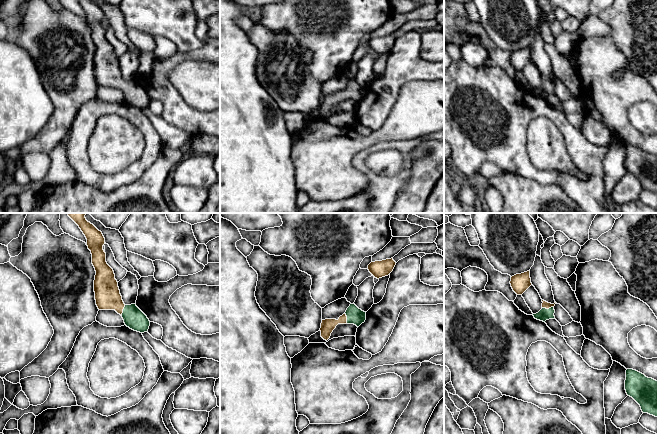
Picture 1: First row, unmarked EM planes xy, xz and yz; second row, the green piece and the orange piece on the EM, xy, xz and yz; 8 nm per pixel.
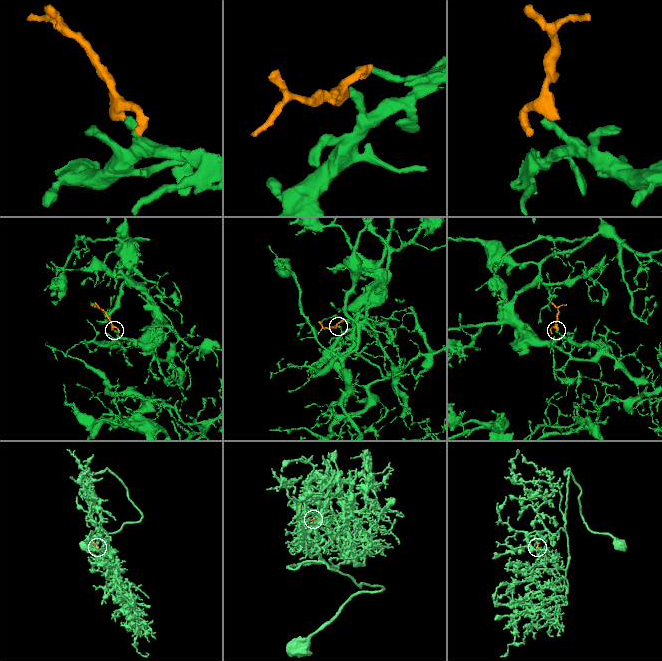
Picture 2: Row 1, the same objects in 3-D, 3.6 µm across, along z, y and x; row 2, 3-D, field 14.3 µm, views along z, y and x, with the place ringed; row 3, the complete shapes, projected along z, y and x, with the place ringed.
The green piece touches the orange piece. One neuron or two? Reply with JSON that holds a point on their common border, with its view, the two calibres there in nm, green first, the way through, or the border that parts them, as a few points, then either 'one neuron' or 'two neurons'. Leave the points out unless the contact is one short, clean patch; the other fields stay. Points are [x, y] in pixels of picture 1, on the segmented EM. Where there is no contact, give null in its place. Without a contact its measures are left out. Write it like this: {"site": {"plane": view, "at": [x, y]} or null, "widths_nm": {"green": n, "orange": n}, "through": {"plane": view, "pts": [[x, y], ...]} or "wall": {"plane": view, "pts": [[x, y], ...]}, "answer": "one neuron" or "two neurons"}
{"site": {"plane": "yz", "at": [547, 309]}, "widths_nm": {"green": 100, "orange": 50}, "through": {"plane": "yz", "pts": [[544, 314], [547, 309], [545, 304]]}, "answer": "one neuron"}

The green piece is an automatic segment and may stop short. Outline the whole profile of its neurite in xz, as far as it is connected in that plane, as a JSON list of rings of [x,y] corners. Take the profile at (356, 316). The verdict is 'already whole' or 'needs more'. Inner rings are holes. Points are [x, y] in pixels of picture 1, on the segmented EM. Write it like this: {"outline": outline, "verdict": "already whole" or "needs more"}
{"outline": [[[354,303],[350,304],[346,312],[336,319],[325,319],[321,323],[321,337],[324,340],[328,340],[331,333],[336,328],[338,324],[354,324],[359,327],[366,320],[366,312],[359,309]]], "verdict": "needs more"}

